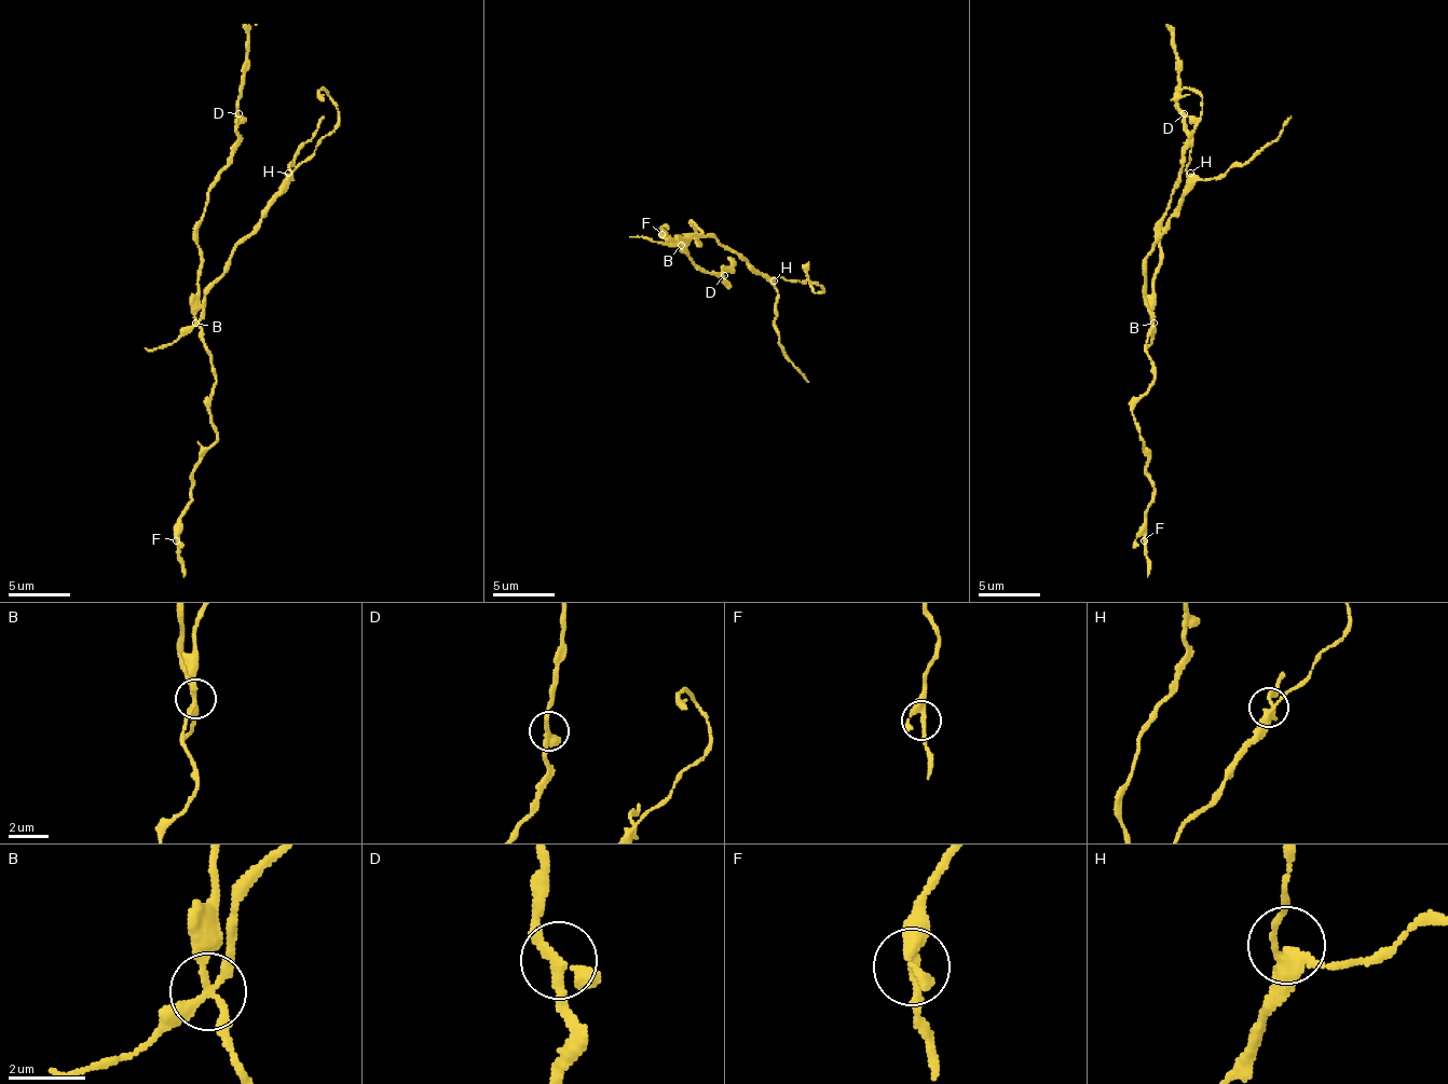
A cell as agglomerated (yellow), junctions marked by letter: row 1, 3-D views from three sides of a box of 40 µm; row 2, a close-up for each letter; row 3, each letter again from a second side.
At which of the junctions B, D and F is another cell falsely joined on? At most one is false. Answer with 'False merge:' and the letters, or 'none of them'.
False merge: B

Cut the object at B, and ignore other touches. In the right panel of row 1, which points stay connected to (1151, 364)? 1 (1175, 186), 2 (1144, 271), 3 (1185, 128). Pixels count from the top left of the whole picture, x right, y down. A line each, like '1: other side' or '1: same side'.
1: same side
2: other side
3: same side

